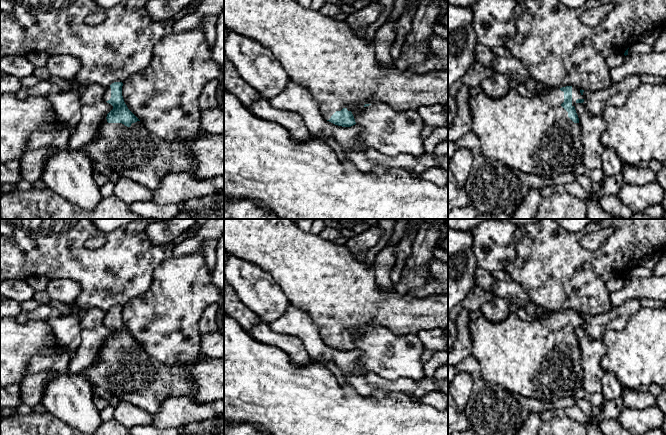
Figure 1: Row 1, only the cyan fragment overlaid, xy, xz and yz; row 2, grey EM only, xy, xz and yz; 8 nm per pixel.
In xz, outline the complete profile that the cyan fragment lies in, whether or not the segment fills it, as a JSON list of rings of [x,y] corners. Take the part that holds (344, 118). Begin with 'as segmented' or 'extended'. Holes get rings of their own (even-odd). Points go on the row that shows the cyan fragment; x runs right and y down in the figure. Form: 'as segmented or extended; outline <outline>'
extended; outline [[[224,0],[224,27],[229,31],[249,37],[258,41],[263,46],[269,48],[277,61],[284,68],[291,80],[306,87],[307,90],[319,102],[319,108],[322,116],[329,122],[342,126],[351,127],[356,124],[353,113],[362,110],[371,104],[383,102],[388,104],[395,111],[420,111],[424,106],[448,105],[448,71],[430,71],[426,73],[415,73],[410,69],[400,70],[395,67],[394,63],[390,67],[380,64],[375,55],[375,48],[372,39],[361,38],[354,34],[352,28],[346,21],[337,21],[333,17],[322,15],[319,11],[302,7],[297,0]]]

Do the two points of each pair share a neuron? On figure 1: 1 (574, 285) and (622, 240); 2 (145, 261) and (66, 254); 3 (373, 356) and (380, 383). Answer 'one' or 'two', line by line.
1: one
2: one
3: two

